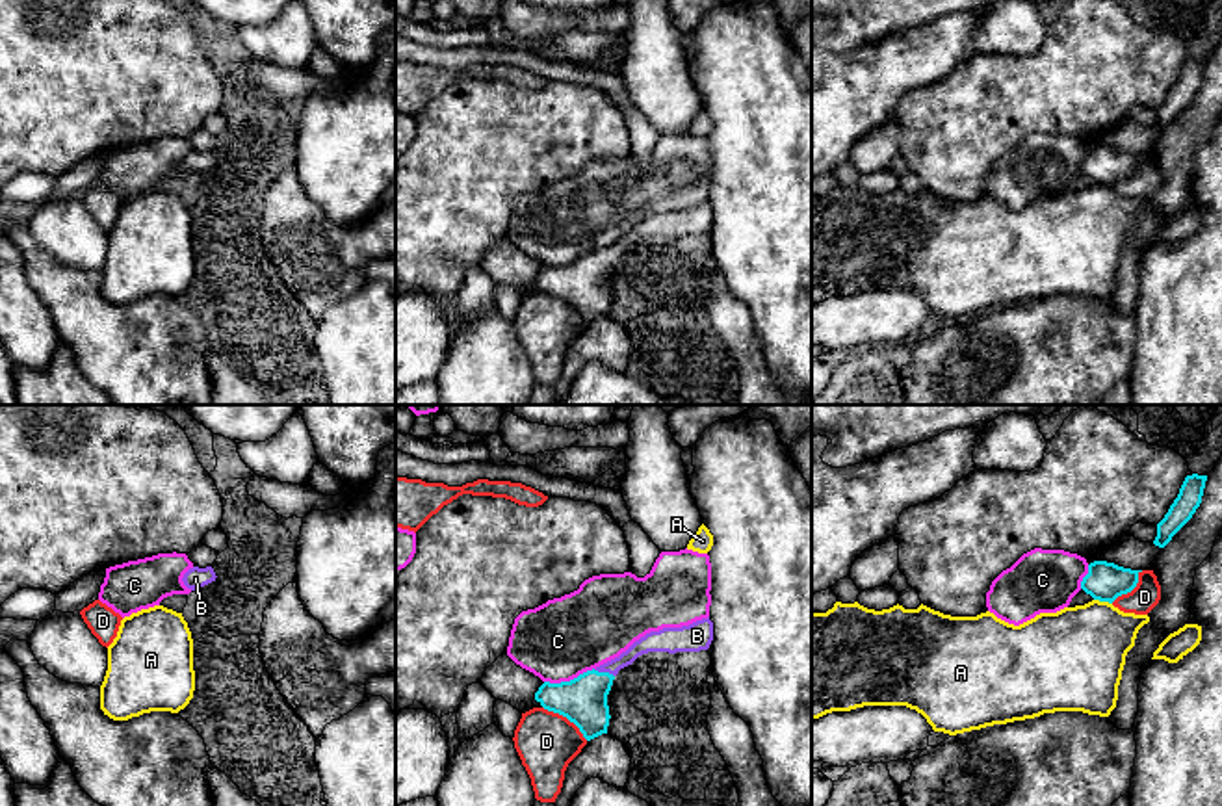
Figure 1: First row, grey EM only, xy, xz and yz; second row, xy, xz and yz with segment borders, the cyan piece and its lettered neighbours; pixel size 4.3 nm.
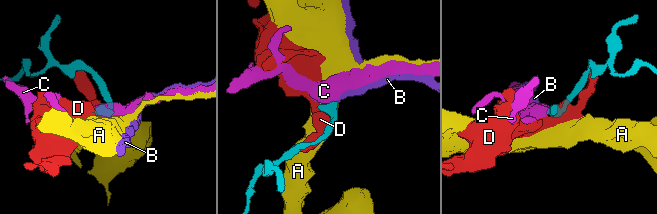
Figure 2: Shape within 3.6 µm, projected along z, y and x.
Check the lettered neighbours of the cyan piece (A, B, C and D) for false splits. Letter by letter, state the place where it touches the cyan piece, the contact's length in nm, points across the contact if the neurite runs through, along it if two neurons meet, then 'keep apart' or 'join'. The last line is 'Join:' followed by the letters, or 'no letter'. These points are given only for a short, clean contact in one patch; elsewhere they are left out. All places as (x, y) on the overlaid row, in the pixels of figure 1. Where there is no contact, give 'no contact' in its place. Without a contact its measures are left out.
A: contact yz (1104, 600); length 80 nm; border yz (1094, 598), (1111, 604); keep apart
B: contact xz (604, 673); length 100 nm; way xz (584, 701), (604, 673), (652, 641); join
C: contact xz (571, 680); length 220 nm; border xz (593, 667), (569, 680), (545, 682); keep apart
D: contact xz (567, 717); length 240 nm; keep apart
Join: B

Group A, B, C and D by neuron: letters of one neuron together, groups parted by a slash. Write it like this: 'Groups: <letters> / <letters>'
Groups: A / B / C / D

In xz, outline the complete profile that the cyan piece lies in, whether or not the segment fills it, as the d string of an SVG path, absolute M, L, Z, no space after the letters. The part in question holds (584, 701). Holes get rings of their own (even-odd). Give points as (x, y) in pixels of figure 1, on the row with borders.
M709 617L689 626L650 631L618 657L587 670L570 682L544 682L535 693L535 700L544 709L566 717L579 728L583 737L591 741L607 734L611 719L607 695L620 669L631 665L639 656L648 652L700 652L708 650L711 641L713 622Z

